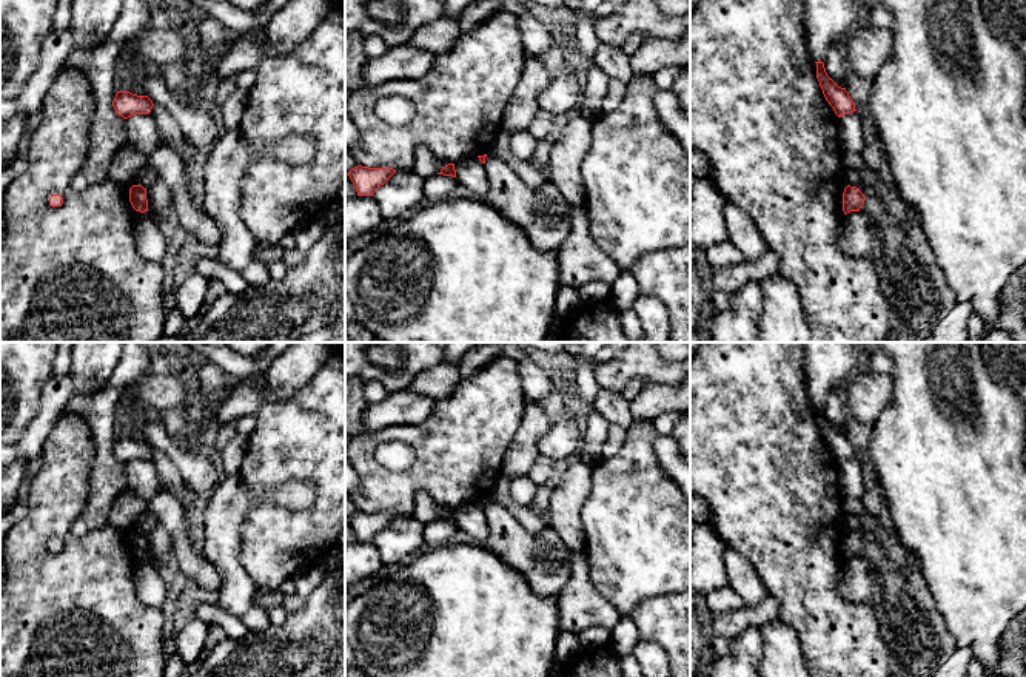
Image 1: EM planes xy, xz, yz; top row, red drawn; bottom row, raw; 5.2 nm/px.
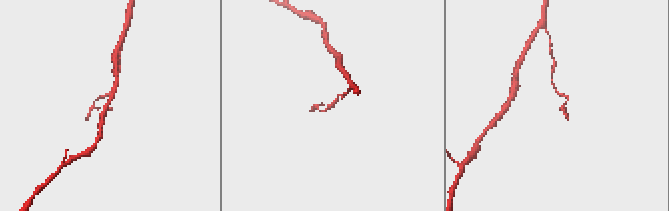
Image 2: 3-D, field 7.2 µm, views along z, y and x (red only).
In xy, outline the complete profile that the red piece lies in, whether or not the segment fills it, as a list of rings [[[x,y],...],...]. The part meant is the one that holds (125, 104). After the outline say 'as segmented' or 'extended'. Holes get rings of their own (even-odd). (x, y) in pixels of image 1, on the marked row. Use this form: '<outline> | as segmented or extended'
[[[117,91],[112,106],[119,116],[128,119],[134,114],[149,114],[154,103],[148,96],[137,96],[129,91]]] | as segmented

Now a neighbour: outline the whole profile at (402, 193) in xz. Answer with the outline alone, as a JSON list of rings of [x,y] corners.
[[[396,171],[371,196],[379,205],[382,219],[405,219],[422,207],[424,182],[425,179],[414,171]]]

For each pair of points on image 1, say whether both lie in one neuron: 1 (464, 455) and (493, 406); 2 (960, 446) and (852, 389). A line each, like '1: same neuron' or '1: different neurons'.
1: same neuron
2: different neurons

